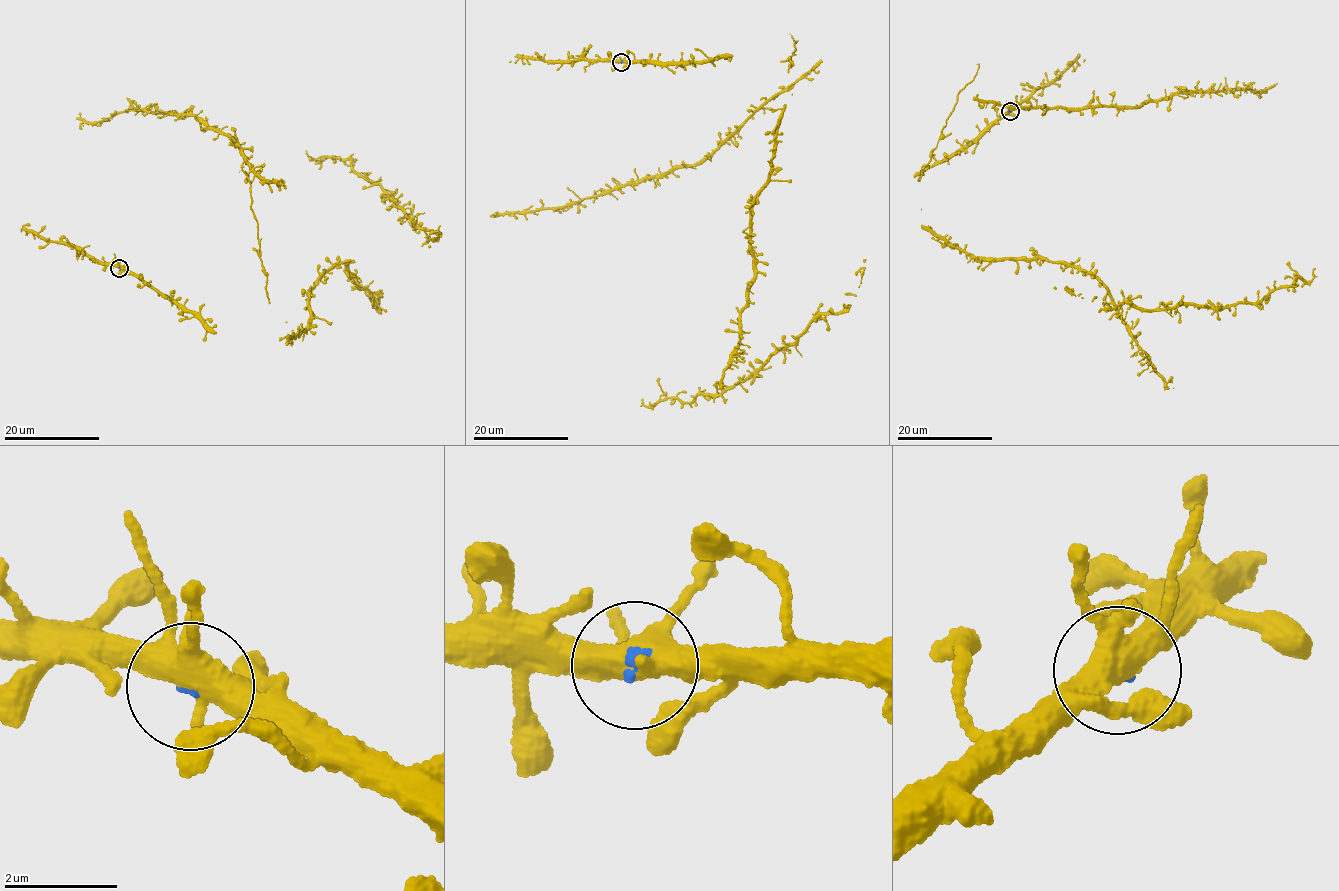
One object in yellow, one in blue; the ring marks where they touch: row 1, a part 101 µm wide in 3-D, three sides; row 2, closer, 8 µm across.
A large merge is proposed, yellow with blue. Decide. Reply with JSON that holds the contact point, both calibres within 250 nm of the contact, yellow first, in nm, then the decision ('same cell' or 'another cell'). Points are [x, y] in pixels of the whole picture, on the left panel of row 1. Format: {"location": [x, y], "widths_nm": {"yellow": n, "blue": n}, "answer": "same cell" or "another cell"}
{"location": [119, 268], "widths_nm": {"yellow": 460, "blue": 90}, "answer": "same cell"}

